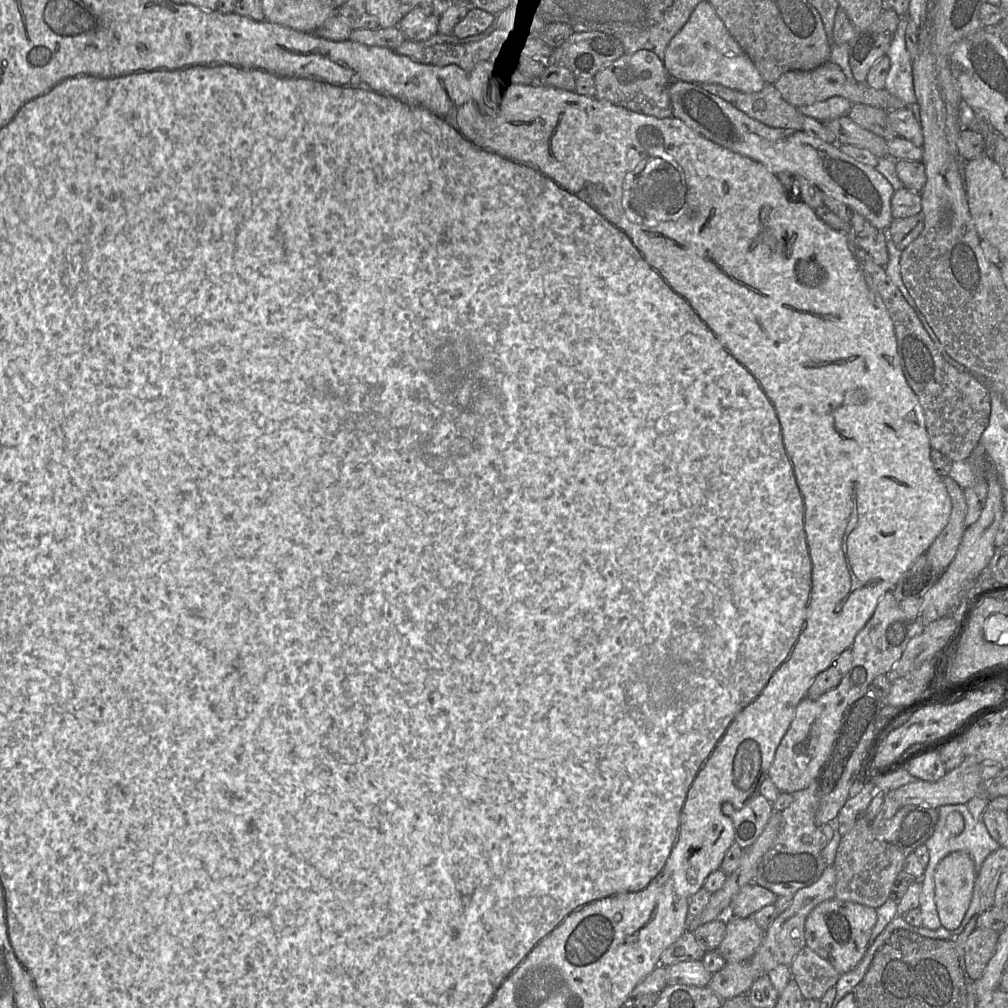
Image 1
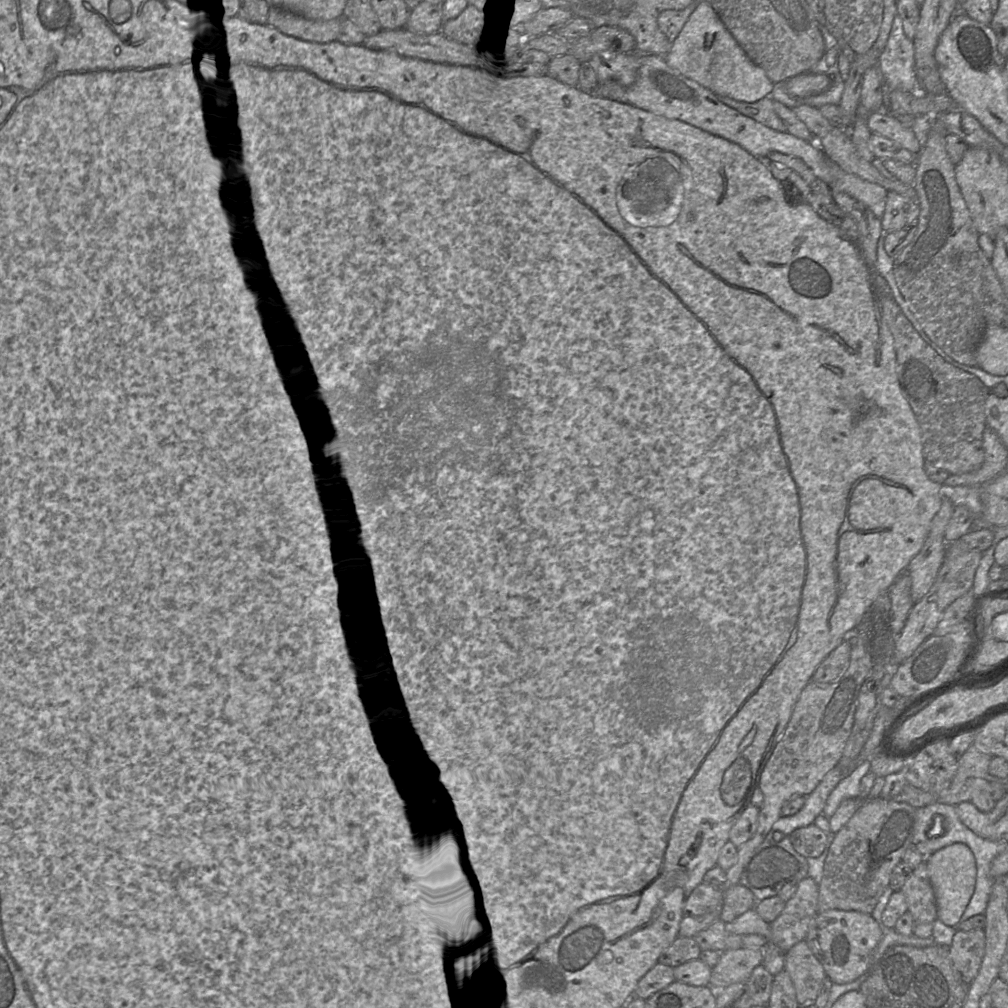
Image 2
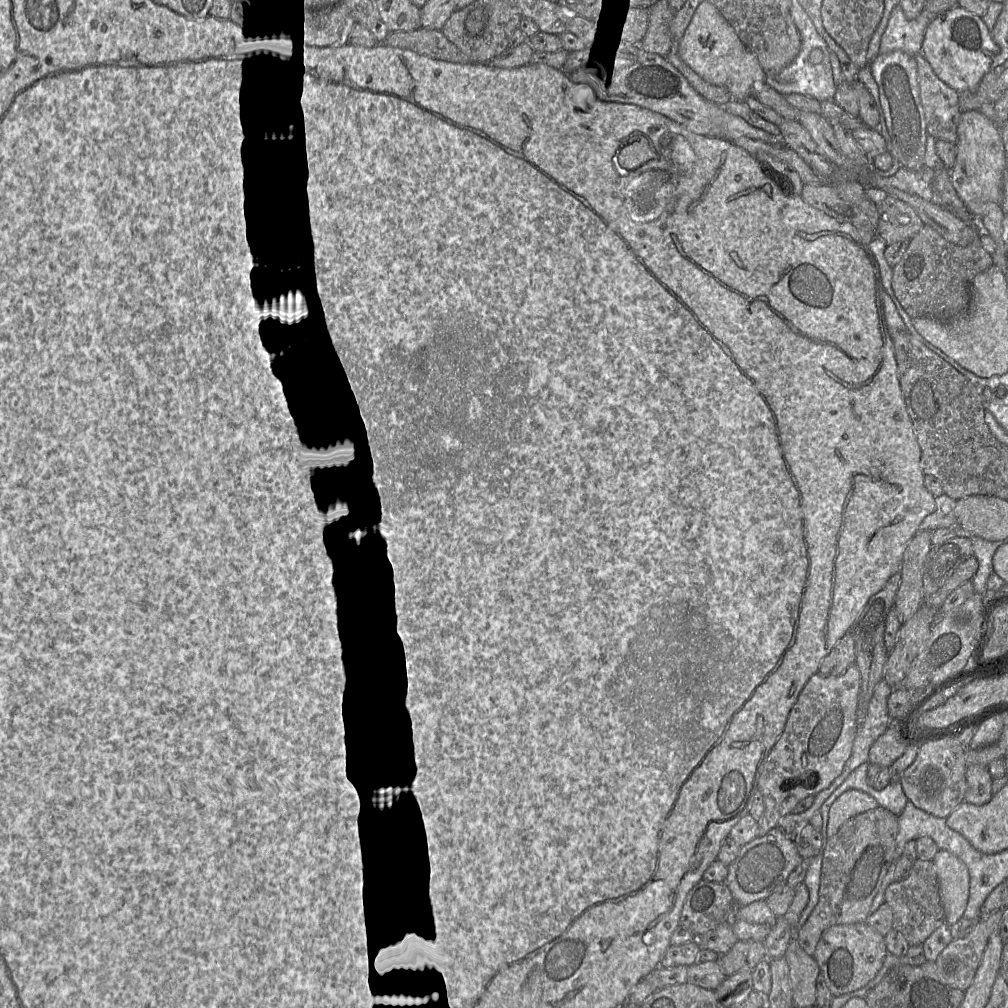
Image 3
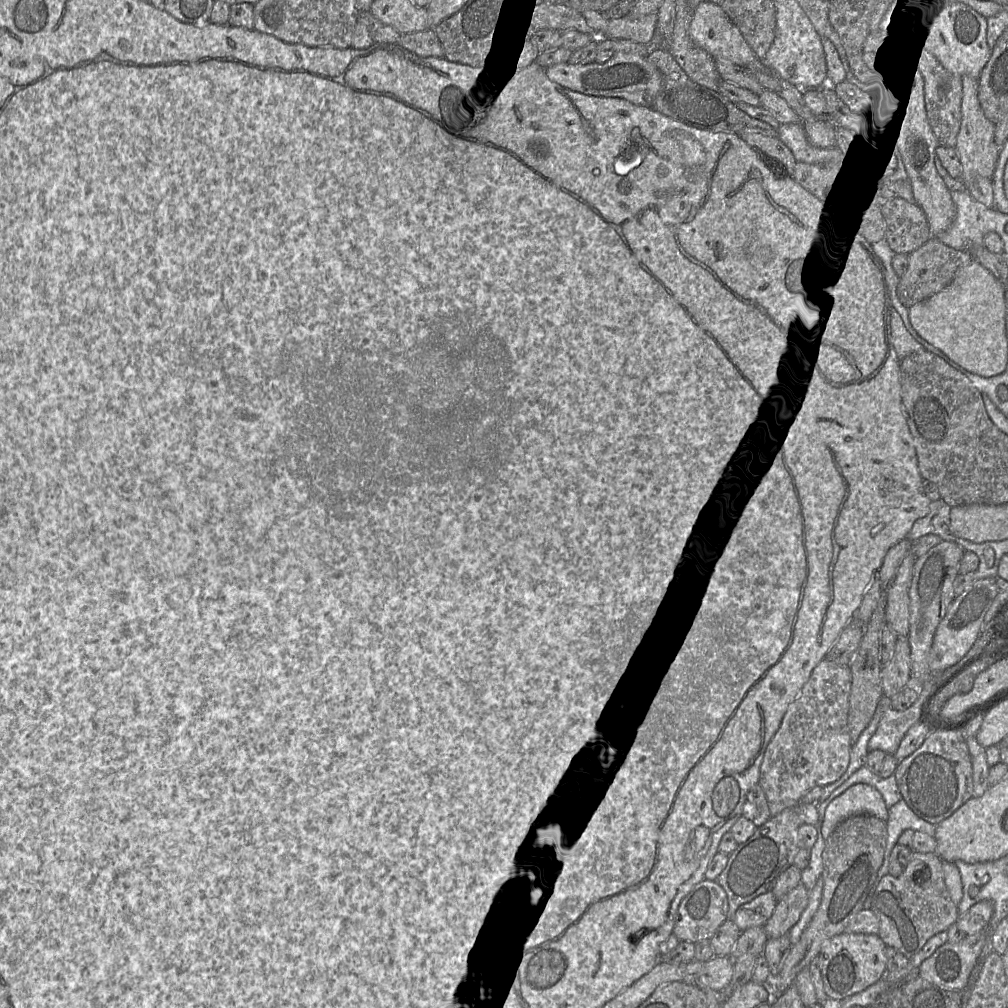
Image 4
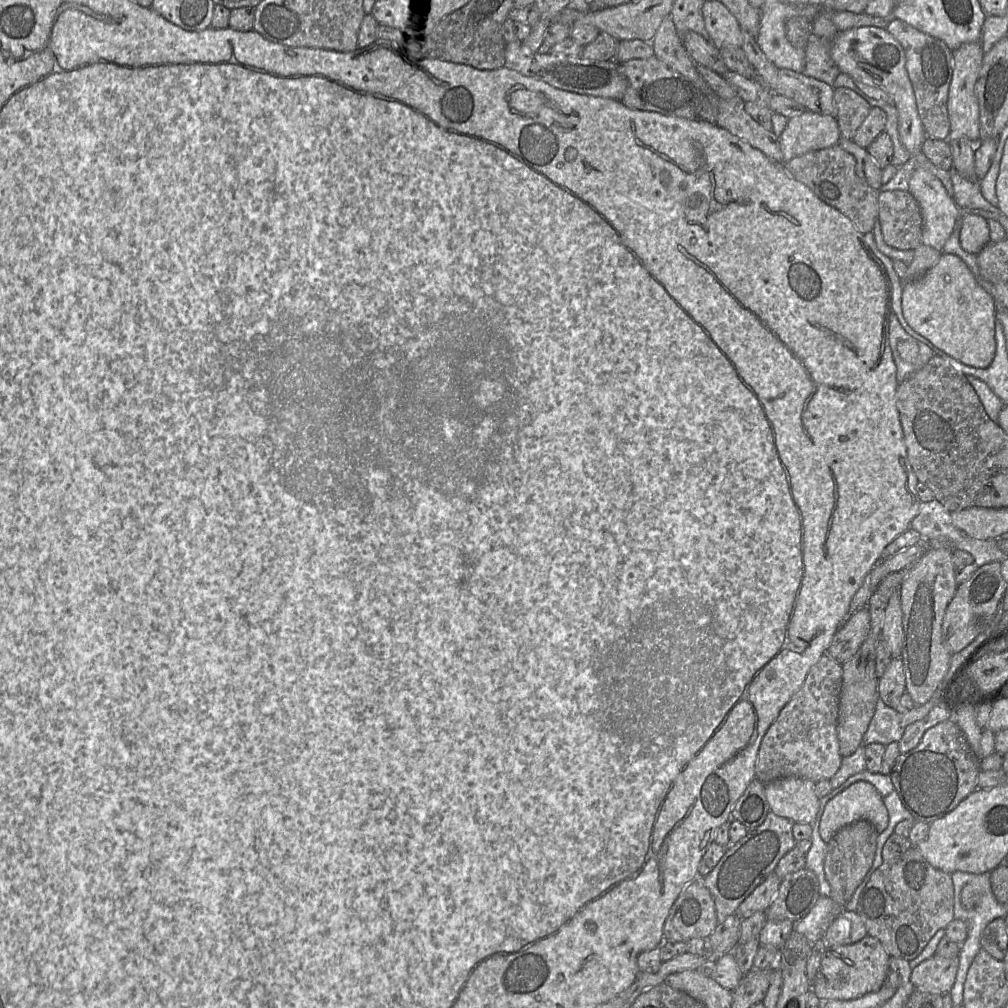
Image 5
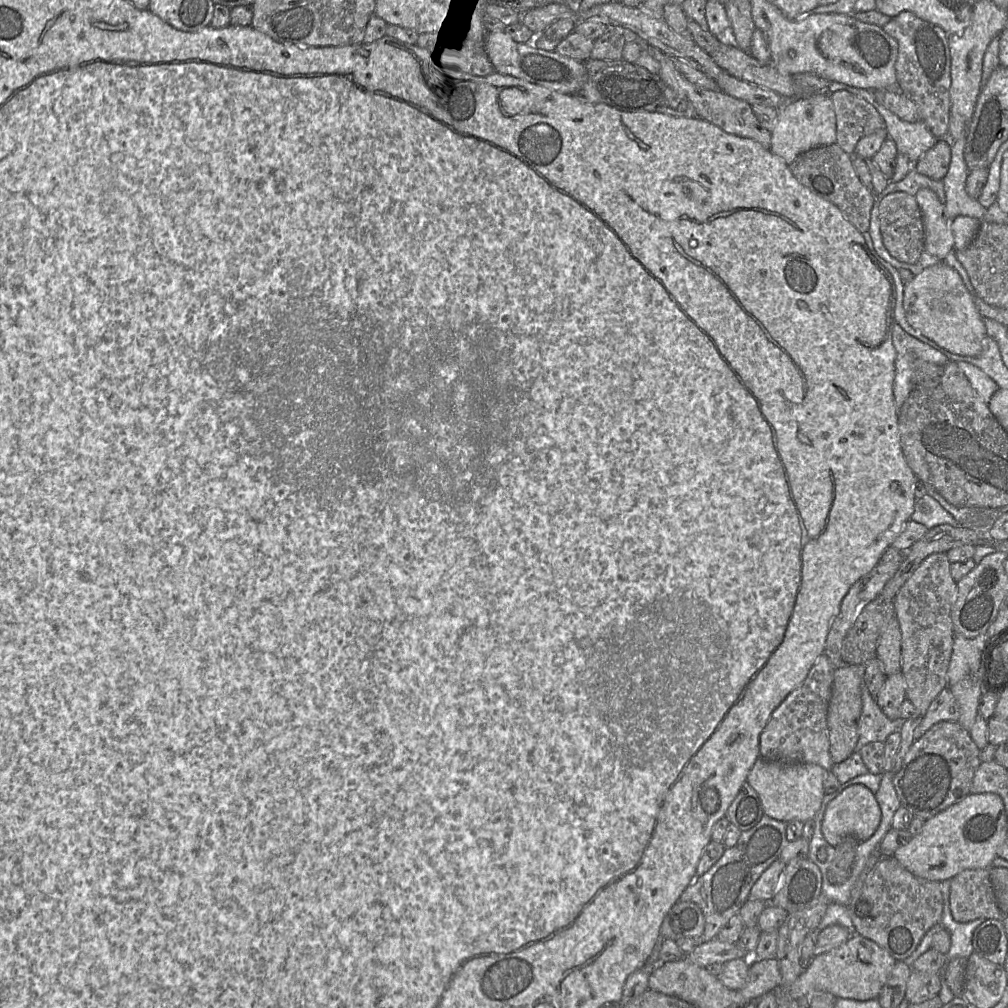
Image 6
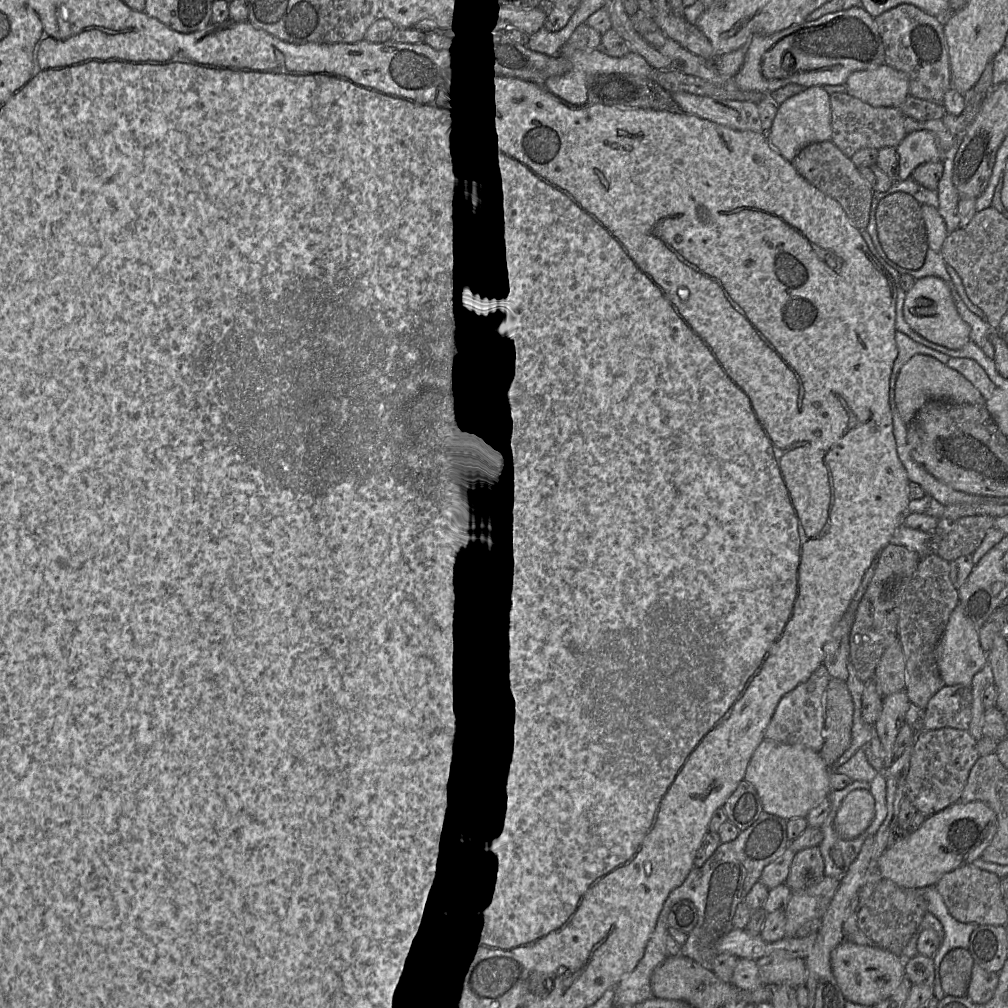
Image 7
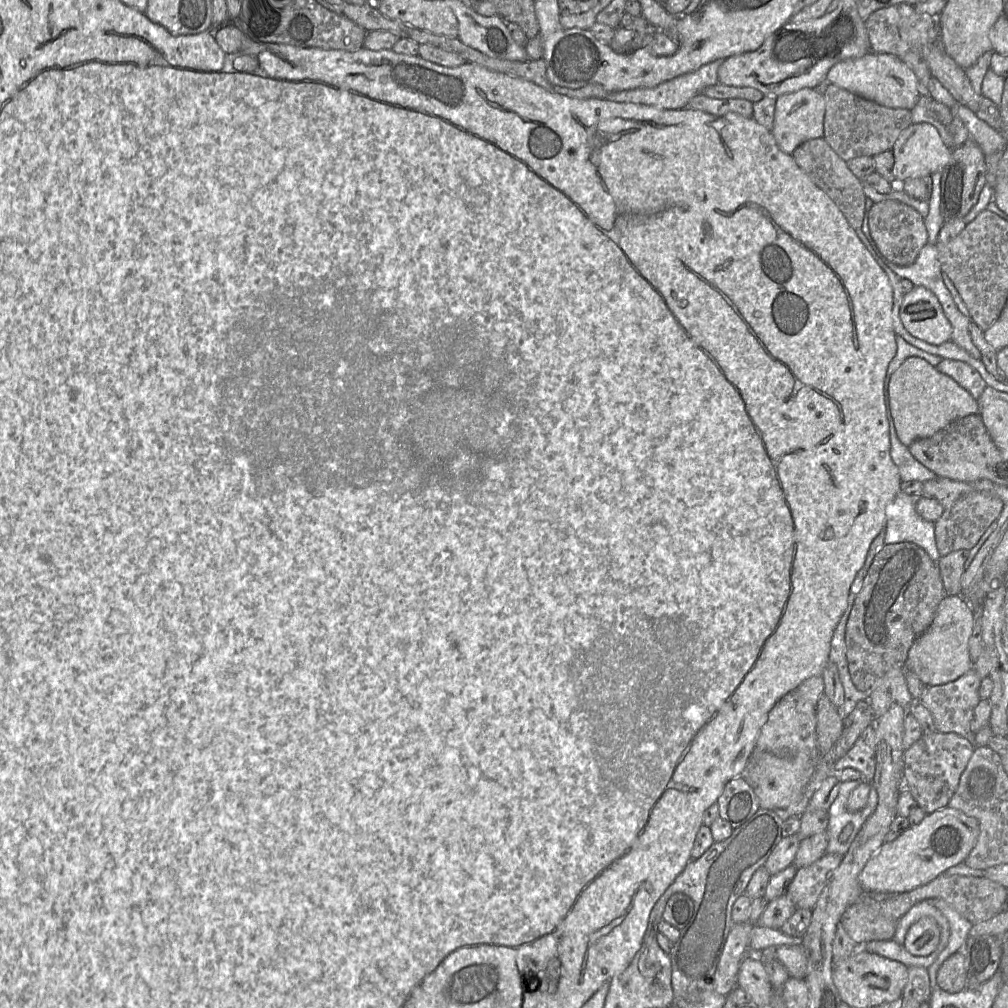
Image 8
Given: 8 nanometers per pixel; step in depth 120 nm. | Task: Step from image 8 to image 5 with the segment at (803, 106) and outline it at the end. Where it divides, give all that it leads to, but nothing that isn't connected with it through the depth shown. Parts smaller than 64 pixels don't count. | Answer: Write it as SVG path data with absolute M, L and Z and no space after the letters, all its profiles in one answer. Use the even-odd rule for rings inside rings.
M806 110L790 118L779 136L784 164L810 151L838 144L840 131L836 118Z

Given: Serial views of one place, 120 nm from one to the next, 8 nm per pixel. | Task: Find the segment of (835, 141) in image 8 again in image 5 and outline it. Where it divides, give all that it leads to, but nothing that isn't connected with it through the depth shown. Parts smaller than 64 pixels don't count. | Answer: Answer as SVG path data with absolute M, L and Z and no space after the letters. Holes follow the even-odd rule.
M849 88L835 89L833 100L837 109L836 120L840 138L852 140L868 116L871 106L864 98Z

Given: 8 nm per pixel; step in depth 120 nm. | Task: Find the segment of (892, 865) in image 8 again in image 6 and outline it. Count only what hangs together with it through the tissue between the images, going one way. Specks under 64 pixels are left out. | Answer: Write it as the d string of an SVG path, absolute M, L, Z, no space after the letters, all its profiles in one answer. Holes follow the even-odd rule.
M994 793L969 794L926 820L921 832L900 846L893 857L919 878L951 880L966 869L989 869L1006 834L1007 817L1002 798Z

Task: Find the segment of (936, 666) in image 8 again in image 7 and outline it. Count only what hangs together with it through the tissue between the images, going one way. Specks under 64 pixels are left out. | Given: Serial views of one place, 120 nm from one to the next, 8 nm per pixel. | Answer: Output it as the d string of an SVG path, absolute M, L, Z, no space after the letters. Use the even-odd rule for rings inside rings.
M958 605L952 611L944 633L935 649L935 656L941 678L945 685L963 685L971 688L974 675L987 665L987 653L982 649L978 628Z

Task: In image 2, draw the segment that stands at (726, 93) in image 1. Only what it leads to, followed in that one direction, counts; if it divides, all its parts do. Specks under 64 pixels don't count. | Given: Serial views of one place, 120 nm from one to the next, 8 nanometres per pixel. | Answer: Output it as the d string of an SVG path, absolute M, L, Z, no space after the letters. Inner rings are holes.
M716 95L727 106L737 110L741 114L778 132L787 131L786 125L776 114L773 108L774 100L766 96L756 102L741 102L727 96Z

